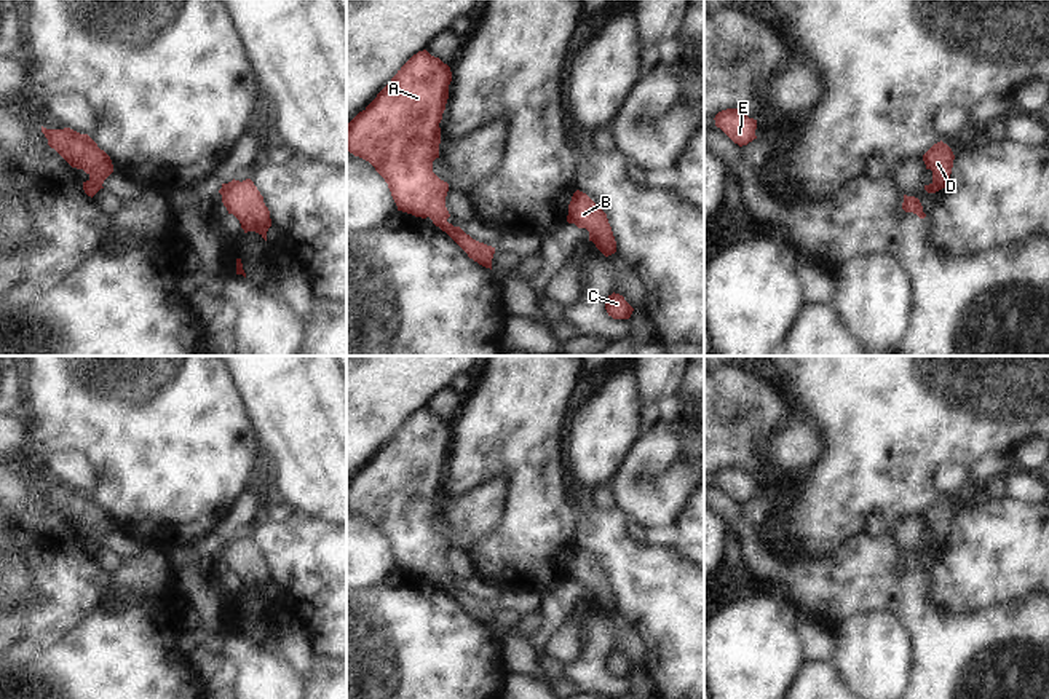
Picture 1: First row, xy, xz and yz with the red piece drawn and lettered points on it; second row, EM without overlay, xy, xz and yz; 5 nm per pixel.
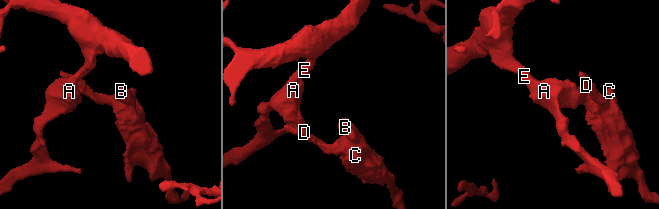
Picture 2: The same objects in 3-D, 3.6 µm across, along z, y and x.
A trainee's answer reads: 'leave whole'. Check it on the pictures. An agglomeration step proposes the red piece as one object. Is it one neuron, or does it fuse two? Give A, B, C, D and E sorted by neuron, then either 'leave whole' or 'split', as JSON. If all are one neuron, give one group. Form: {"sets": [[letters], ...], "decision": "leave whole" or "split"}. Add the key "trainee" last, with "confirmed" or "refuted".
{"sets": [["A", "E"], ["B", "C", "D"]], "decision": "split", "trainee": "refuted"}

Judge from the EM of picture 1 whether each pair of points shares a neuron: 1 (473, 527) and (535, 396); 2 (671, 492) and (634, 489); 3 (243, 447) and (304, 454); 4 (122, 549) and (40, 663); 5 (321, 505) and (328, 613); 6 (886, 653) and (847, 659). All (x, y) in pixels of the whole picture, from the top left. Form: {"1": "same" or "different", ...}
{"1": "different", "2": "same", "3": "different", "4": "different", "5": "different", "6": "same"}

